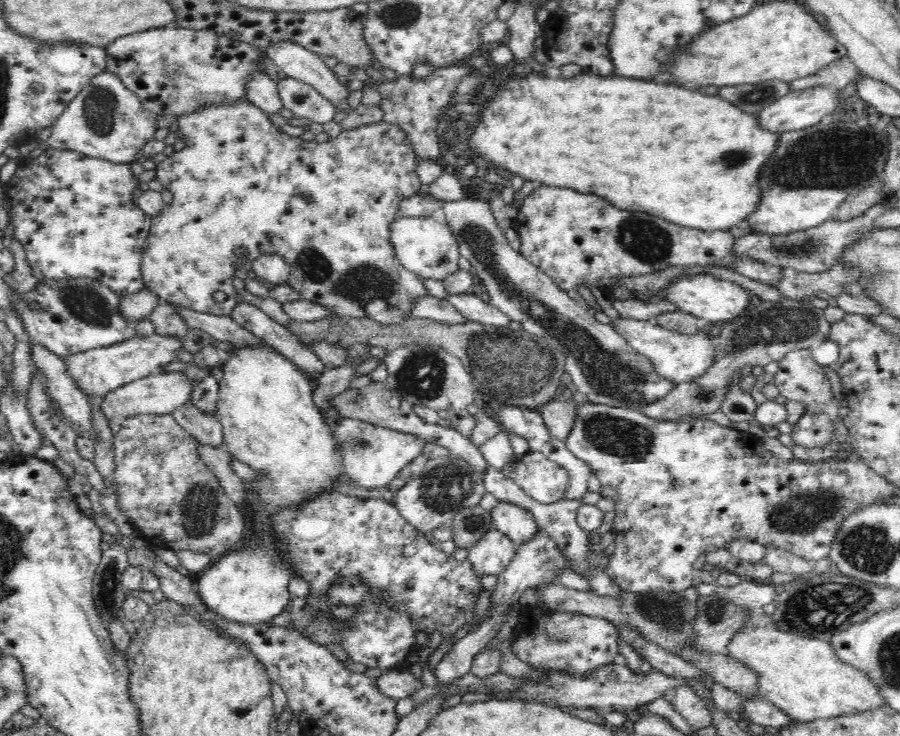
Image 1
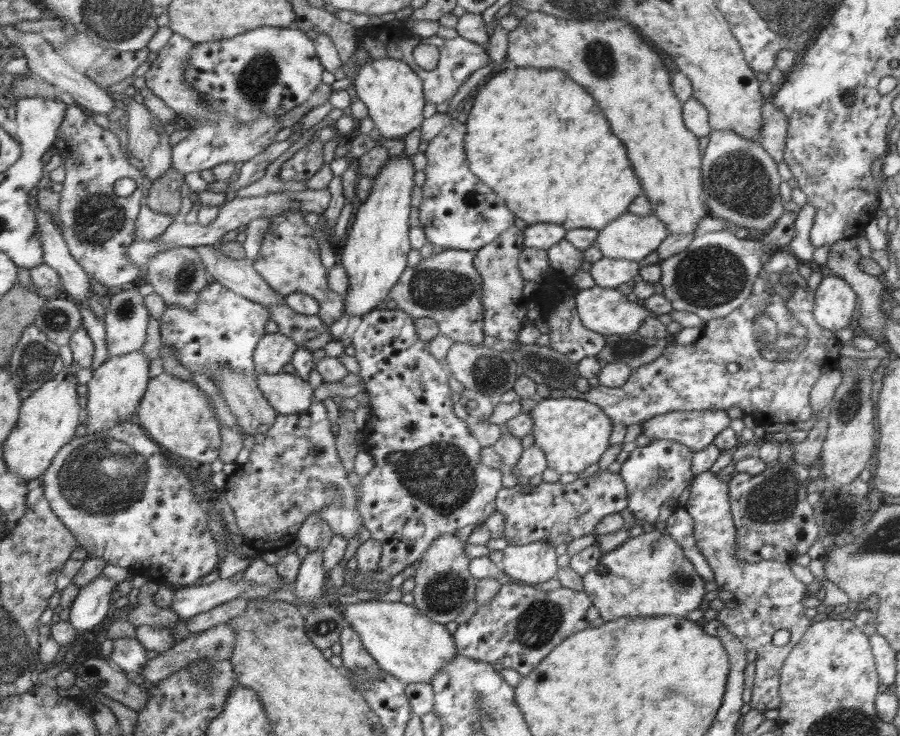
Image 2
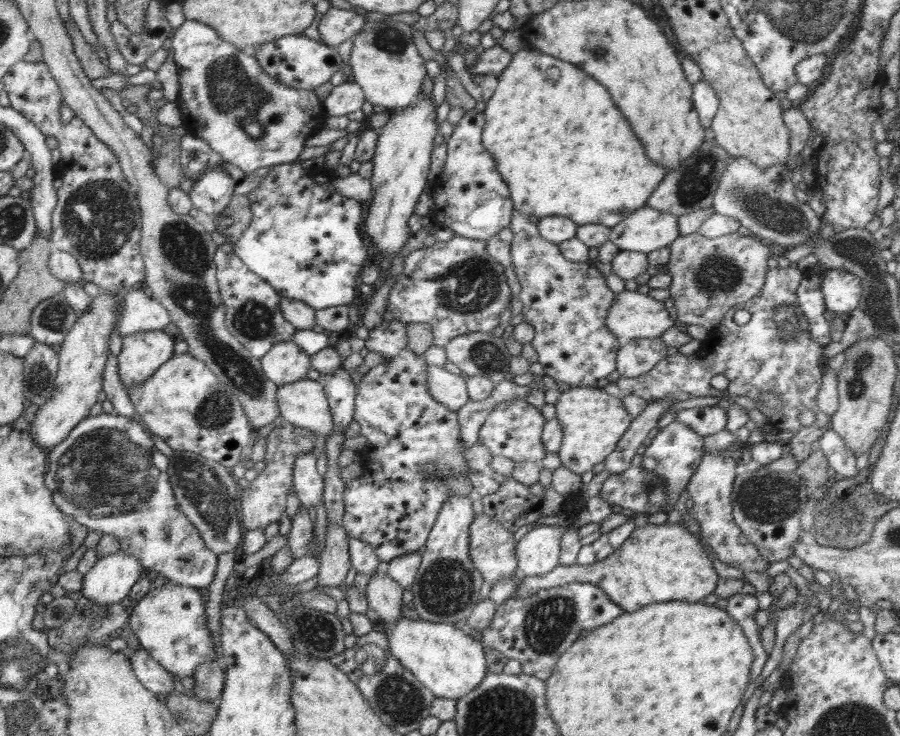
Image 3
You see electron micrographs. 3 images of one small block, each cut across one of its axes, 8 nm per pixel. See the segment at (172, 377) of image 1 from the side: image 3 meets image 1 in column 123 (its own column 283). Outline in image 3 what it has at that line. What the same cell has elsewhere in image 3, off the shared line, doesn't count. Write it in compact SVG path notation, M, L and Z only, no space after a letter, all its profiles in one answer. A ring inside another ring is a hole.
M304 379L277 388L277 403L285 422L320 436L332 436L335 423L324 385Z

